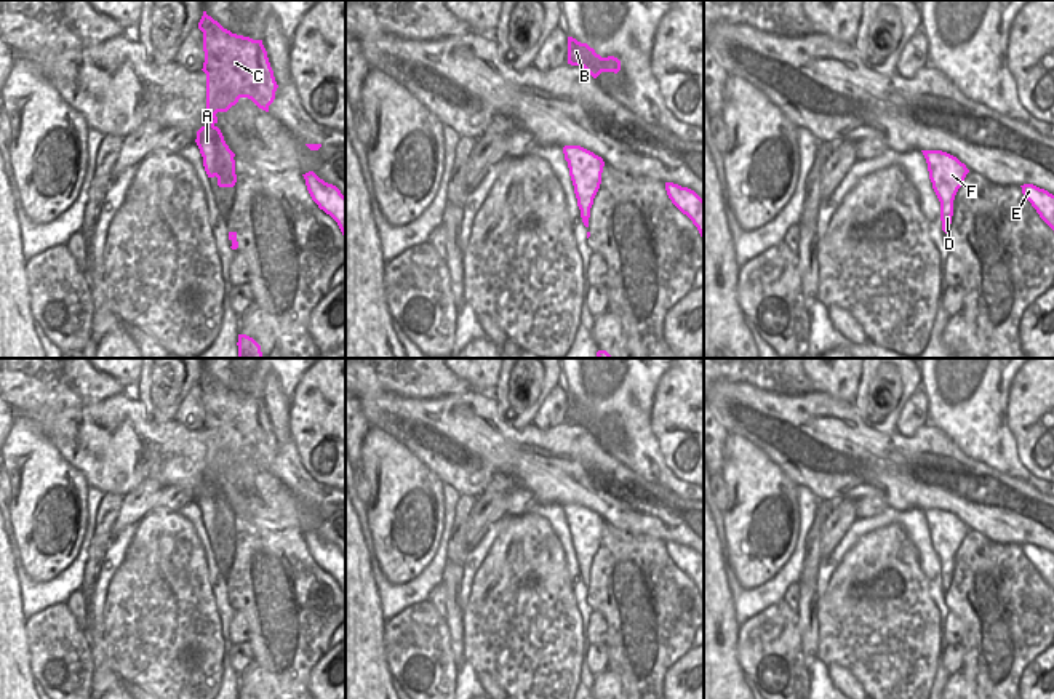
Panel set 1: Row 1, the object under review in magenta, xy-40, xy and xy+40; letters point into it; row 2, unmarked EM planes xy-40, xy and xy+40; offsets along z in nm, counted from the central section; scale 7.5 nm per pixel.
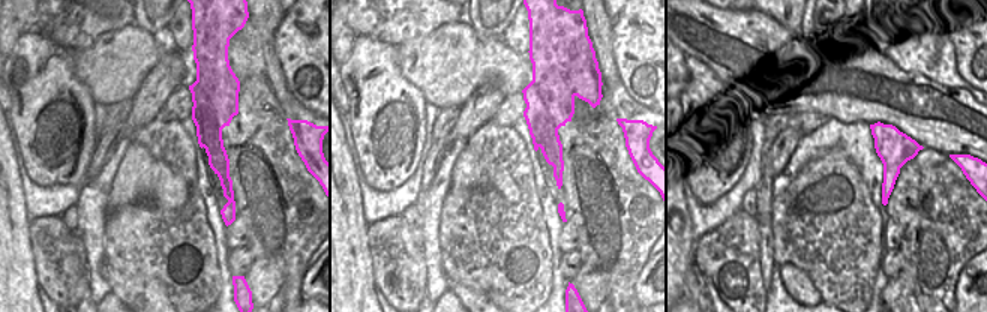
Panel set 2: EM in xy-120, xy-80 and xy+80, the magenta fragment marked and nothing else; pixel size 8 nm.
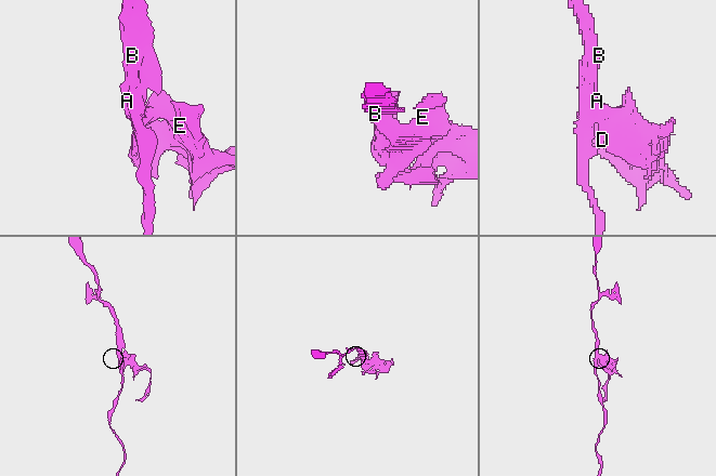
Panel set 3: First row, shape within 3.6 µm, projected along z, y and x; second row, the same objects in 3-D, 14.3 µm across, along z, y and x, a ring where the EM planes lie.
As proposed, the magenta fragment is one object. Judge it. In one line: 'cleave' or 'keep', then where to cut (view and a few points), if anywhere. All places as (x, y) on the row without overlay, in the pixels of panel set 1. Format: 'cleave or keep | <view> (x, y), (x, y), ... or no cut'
cleave | xy (589, 509), (570, 507), (568, 520)

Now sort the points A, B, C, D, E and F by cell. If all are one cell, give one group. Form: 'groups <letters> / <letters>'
groups A B C / D E F

